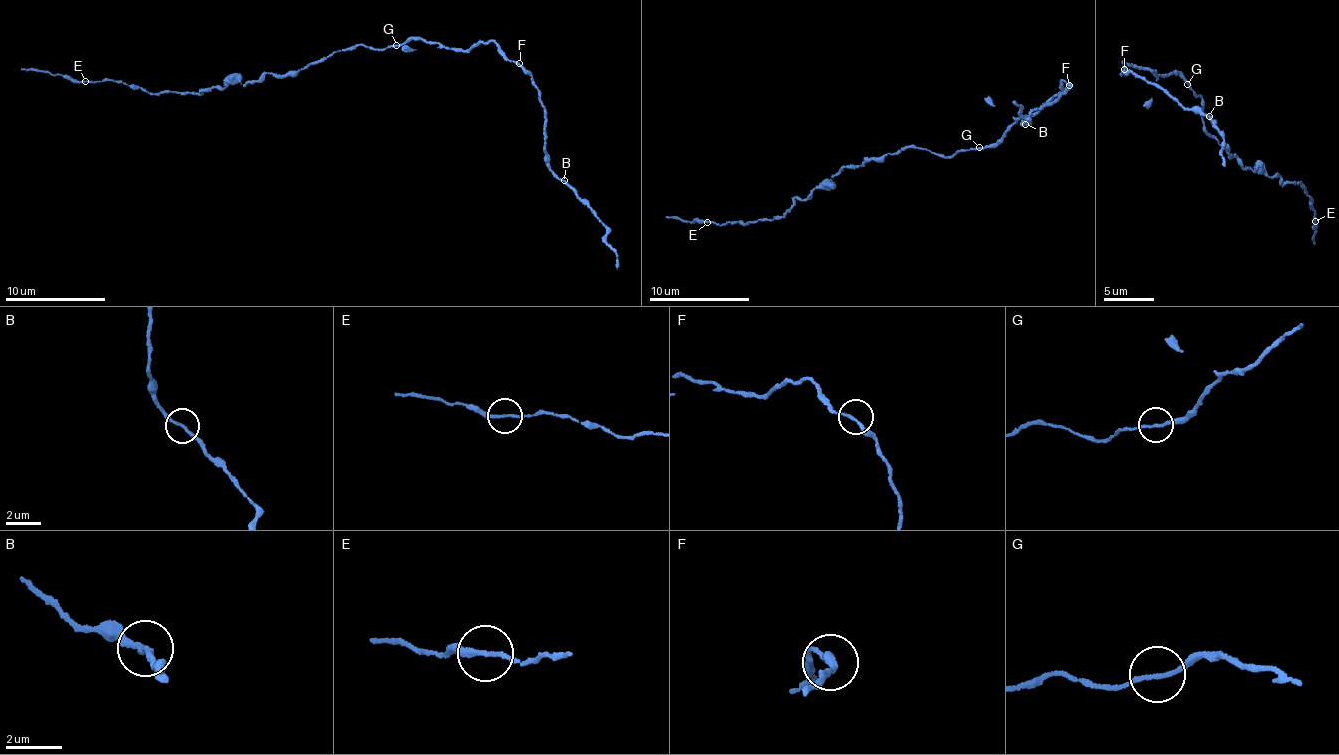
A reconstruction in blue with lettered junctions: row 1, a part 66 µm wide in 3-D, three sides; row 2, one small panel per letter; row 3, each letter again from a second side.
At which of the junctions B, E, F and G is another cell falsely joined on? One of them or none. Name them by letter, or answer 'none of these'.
E

